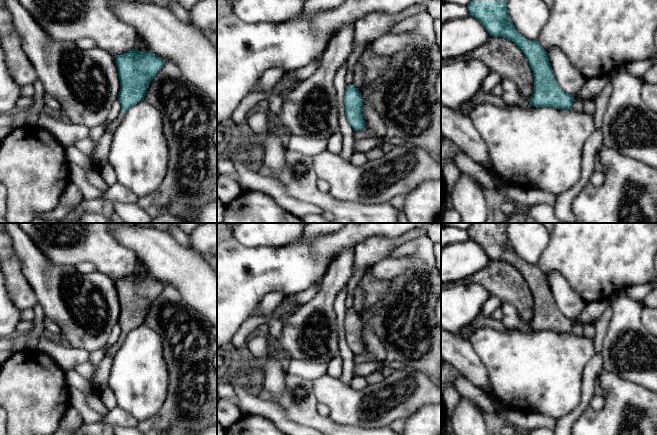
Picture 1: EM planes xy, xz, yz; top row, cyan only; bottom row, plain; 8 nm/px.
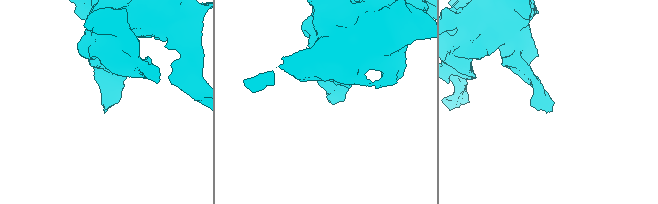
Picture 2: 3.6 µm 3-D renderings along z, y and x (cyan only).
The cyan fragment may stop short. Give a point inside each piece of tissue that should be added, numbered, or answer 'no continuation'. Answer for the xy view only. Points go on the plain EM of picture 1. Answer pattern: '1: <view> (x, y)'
1: xy (112, 350)

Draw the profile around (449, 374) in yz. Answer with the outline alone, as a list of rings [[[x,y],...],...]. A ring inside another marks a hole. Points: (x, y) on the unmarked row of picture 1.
[[[444,362],[441,365],[441,435],[445,435],[445,419],[446,419],[446,411],[444,409],[443,404],[443,390],[445,389],[446,385],[451,383],[454,384],[457,376],[460,373],[450,364]]]

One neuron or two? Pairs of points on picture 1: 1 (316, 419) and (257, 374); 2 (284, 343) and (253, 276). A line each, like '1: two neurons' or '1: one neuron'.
1: one neuron
2: two neurons

